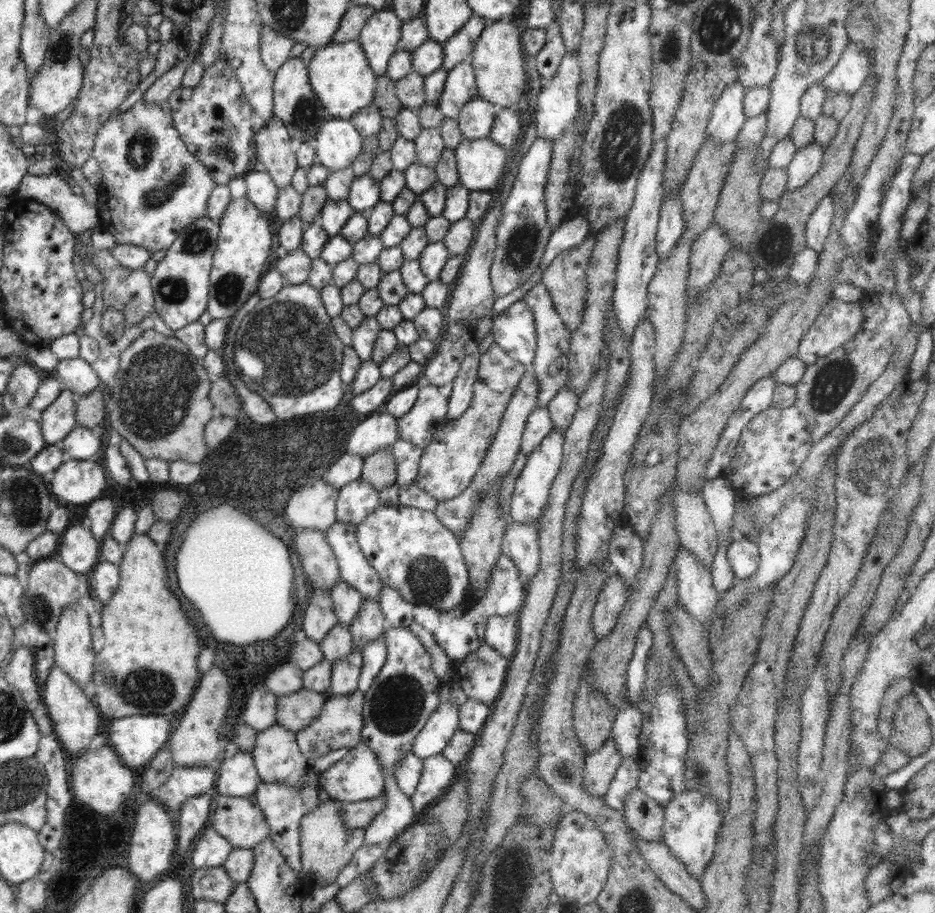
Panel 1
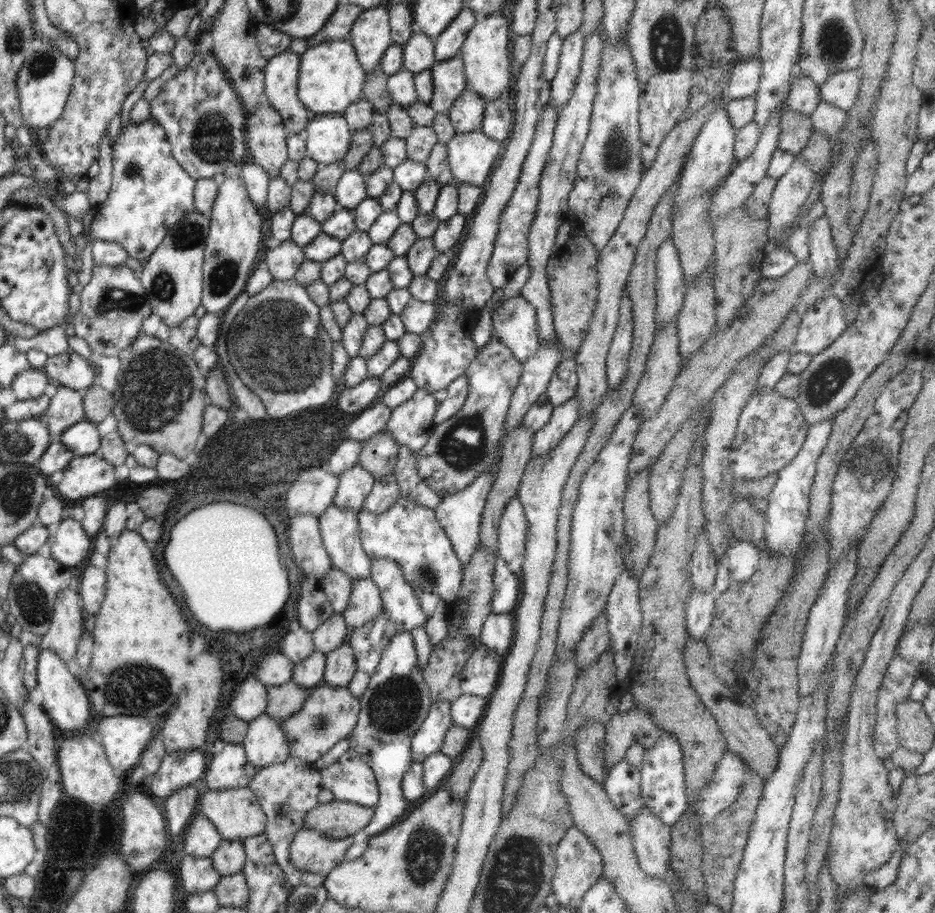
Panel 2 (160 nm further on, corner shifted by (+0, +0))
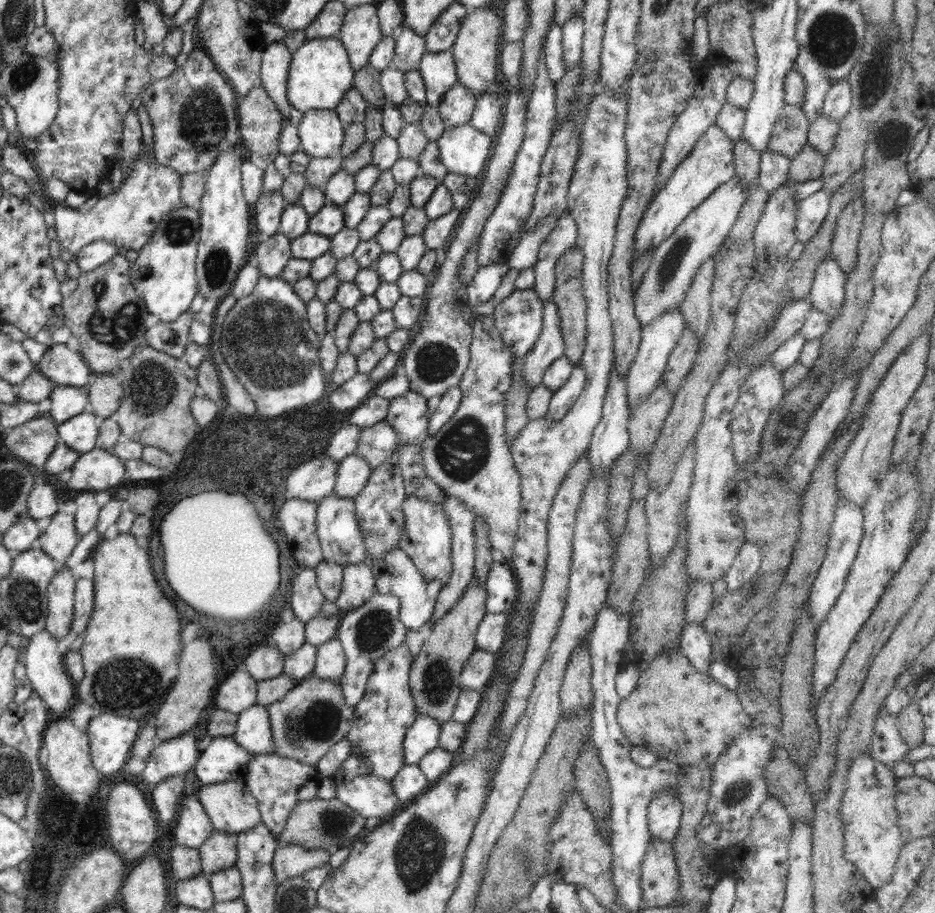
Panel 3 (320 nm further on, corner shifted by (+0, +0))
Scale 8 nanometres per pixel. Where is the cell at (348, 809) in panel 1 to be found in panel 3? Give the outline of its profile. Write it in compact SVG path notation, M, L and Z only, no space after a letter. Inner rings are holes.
M316 797L309 801L302 801L293 808L277 845L279 847L299 845L304 849L328 850L332 854L347 843L366 837L372 831L366 828L366 821L364 816L346 806L341 800Z

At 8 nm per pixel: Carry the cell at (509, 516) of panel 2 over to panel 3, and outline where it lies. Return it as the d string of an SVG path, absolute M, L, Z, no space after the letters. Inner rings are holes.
M475 312L473 316L473 336L470 344L470 361L459 382L462 400L454 416L432 436L421 444L422 460L426 474L434 484L443 490L446 497L456 497L465 502L474 516L483 516L489 528L488 538L495 553L507 561L511 558L518 532L521 515L520 477L513 463L513 458L507 445L505 434L505 398L511 387L513 375L513 354L503 344L500 333L495 327L491 315L481 315Z

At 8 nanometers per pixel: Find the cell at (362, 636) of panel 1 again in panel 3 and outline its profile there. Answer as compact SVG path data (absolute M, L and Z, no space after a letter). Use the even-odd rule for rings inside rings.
M368 562L344 565L341 591L335 600L342 614L370 600L377 591L374 585L375 578Z

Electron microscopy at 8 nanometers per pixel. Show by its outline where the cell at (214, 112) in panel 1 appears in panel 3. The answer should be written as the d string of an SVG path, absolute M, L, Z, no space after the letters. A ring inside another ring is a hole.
M192 49L184 64L170 76L151 82L141 97L154 132L155 160L181 175L204 174L218 154L240 148L238 94L206 51Z

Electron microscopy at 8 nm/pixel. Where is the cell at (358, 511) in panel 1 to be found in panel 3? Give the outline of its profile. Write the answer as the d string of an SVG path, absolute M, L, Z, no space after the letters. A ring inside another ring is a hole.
M355 452L339 462L334 494L345 499L353 499L369 482L371 468Z

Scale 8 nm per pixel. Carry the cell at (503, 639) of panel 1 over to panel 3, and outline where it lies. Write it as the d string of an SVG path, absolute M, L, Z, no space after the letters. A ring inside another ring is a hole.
M486 613L475 634L477 648L496 654L506 640L510 622L510 614Z

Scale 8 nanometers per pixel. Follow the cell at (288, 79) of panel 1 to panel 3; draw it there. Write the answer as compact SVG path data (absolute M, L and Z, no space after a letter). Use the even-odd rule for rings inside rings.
M284 42L266 44L261 56L261 86L274 101L283 116L290 114L292 107L287 97L287 82L292 52Z

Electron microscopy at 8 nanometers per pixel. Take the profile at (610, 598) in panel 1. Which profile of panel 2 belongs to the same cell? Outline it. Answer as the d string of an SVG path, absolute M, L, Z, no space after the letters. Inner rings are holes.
M603 610L575 646L575 665L578 668L578 674L583 668L588 668L591 664L594 664L607 651L609 642L607 618L605 610Z

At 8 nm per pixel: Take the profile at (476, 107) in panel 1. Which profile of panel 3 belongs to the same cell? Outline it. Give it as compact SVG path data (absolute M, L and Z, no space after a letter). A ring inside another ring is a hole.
M460 82L445 92L437 107L446 127L457 127L469 122L473 115L476 94L477 92Z

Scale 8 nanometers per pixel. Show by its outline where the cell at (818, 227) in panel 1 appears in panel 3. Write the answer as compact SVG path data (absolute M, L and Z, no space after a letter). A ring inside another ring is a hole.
M832 252L826 256L818 265L808 298L814 308L827 314L831 322L838 316L845 299L846 274L838 267Z

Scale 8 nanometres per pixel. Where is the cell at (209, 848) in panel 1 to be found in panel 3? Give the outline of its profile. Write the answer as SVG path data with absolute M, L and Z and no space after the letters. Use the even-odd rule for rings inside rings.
M197 793L184 796L180 801L174 839L178 845L200 850L215 829L198 800Z

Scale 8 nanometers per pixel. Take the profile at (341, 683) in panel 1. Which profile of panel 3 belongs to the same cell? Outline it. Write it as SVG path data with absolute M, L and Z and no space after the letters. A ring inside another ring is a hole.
M334 638L316 647L313 675L326 680L337 681L346 666L346 655L341 642Z

